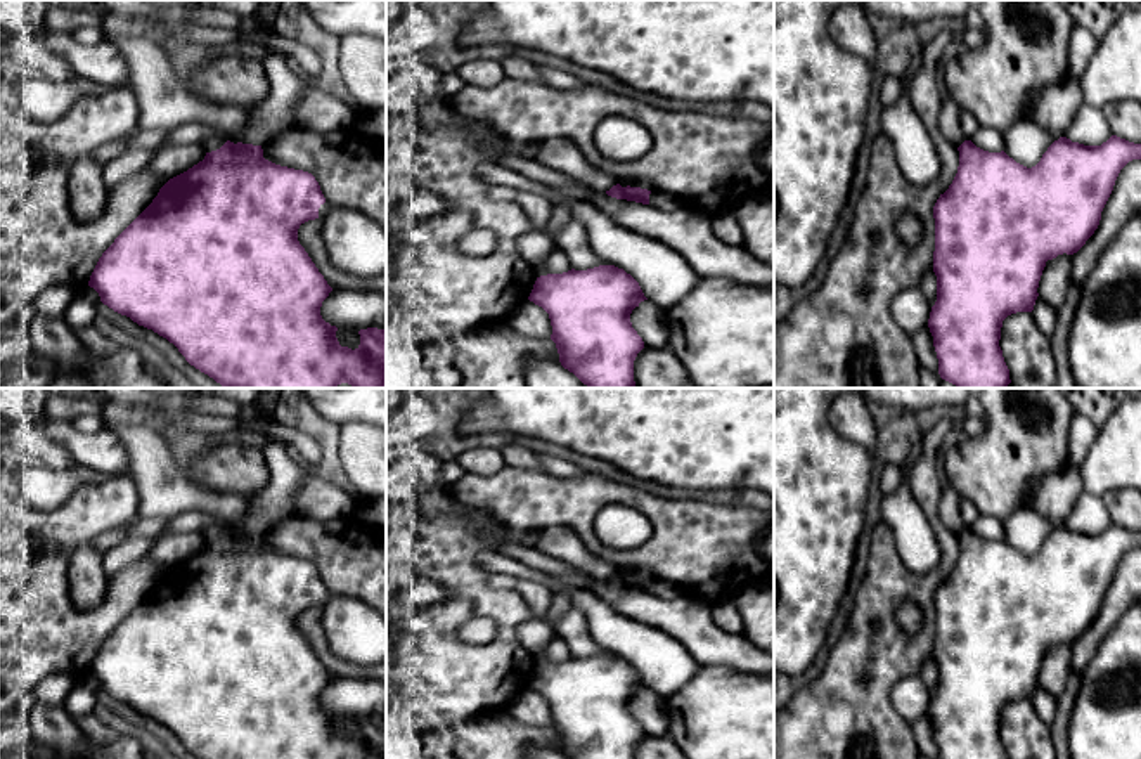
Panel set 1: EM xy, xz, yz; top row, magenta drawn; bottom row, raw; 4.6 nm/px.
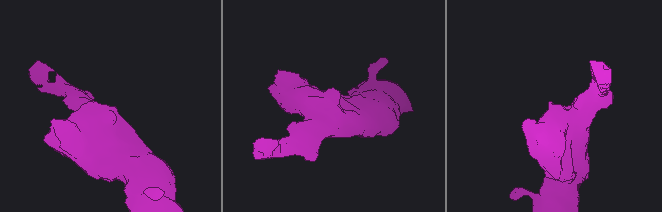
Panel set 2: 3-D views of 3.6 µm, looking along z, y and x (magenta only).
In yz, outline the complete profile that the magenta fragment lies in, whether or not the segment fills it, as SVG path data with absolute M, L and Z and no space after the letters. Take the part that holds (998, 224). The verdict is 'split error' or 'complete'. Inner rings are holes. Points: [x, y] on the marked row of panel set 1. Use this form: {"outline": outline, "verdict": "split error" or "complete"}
{"outline": "M1117 135L1101 146L1084 146L1060 137L1032 168L1016 163L1004 151L983 151L971 140L964 140L957 151L957 173L933 206L937 302L928 328L942 380L957 388L1008 388L1009 369L999 347L1002 321L1016 312L1032 312L1046 262L1063 253L1077 253L1094 234L1120 170L1129 161L1141 159L1141 144Z", "verdict": "complete"}

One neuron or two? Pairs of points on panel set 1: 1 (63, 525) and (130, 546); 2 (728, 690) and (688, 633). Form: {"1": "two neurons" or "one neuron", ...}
{"1": "two neurons", "2": "two neurons"}

